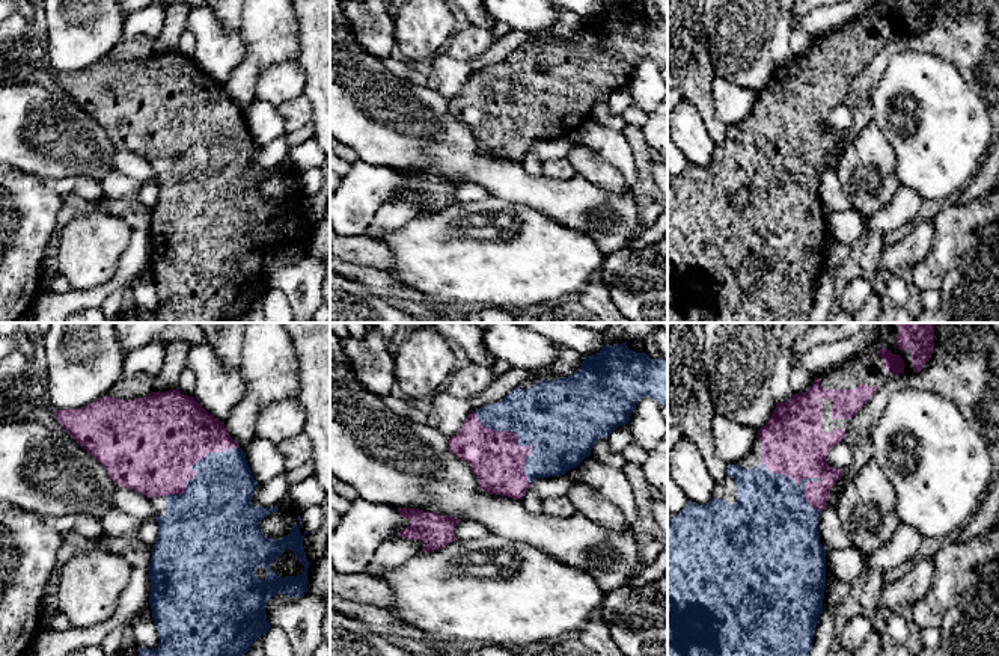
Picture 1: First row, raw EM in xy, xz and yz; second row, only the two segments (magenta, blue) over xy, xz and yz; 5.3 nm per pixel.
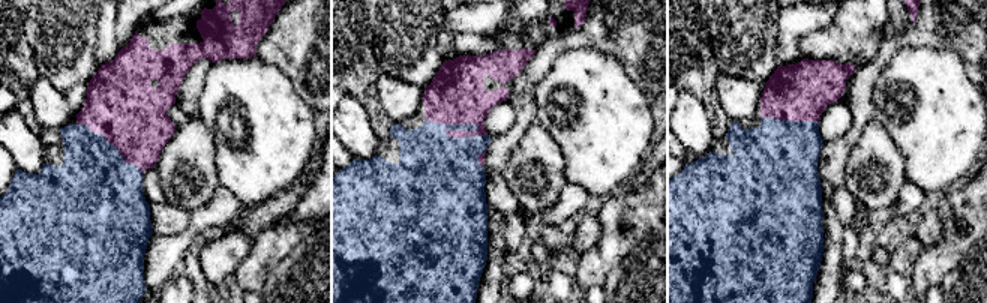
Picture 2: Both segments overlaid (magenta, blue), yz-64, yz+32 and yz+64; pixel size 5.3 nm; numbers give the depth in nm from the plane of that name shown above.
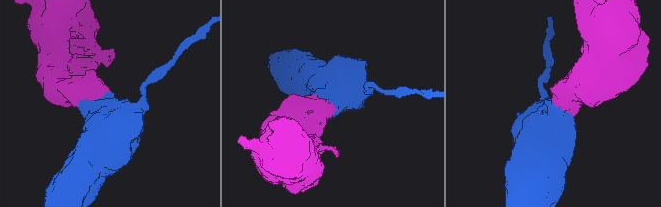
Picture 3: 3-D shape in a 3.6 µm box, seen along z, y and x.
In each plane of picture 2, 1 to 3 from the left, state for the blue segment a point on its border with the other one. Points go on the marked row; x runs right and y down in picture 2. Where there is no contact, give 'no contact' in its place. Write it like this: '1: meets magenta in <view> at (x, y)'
1: meets magenta in yz-64 at (113, 144)
2: meets magenta in yz+32 at (467, 131)
3: meets magenta in yz+64 at (791, 119)

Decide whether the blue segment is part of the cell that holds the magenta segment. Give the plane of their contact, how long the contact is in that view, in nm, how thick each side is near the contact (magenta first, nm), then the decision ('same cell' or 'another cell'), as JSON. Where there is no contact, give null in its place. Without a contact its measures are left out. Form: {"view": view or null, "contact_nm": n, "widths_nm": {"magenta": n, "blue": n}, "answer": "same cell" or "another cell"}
{"view": "yz", "contact_nm": 420, "widths_nm": {"magenta": 340, "blue": 400}, "answer": "same cell"}

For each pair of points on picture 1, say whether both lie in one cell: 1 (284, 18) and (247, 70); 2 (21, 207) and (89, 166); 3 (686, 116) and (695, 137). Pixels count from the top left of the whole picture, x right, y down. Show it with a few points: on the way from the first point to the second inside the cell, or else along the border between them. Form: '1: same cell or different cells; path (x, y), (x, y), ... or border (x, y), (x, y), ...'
1: same cell; path (271, 30), (268, 42), (256, 58)
2: different cells; border (15, 168), (47, 181)
3: same cell; path (686, 121), (686, 128), (690, 133)

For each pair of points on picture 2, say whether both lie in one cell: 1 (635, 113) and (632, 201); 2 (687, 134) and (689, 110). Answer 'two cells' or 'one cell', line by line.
1: two cells
2: one cell

